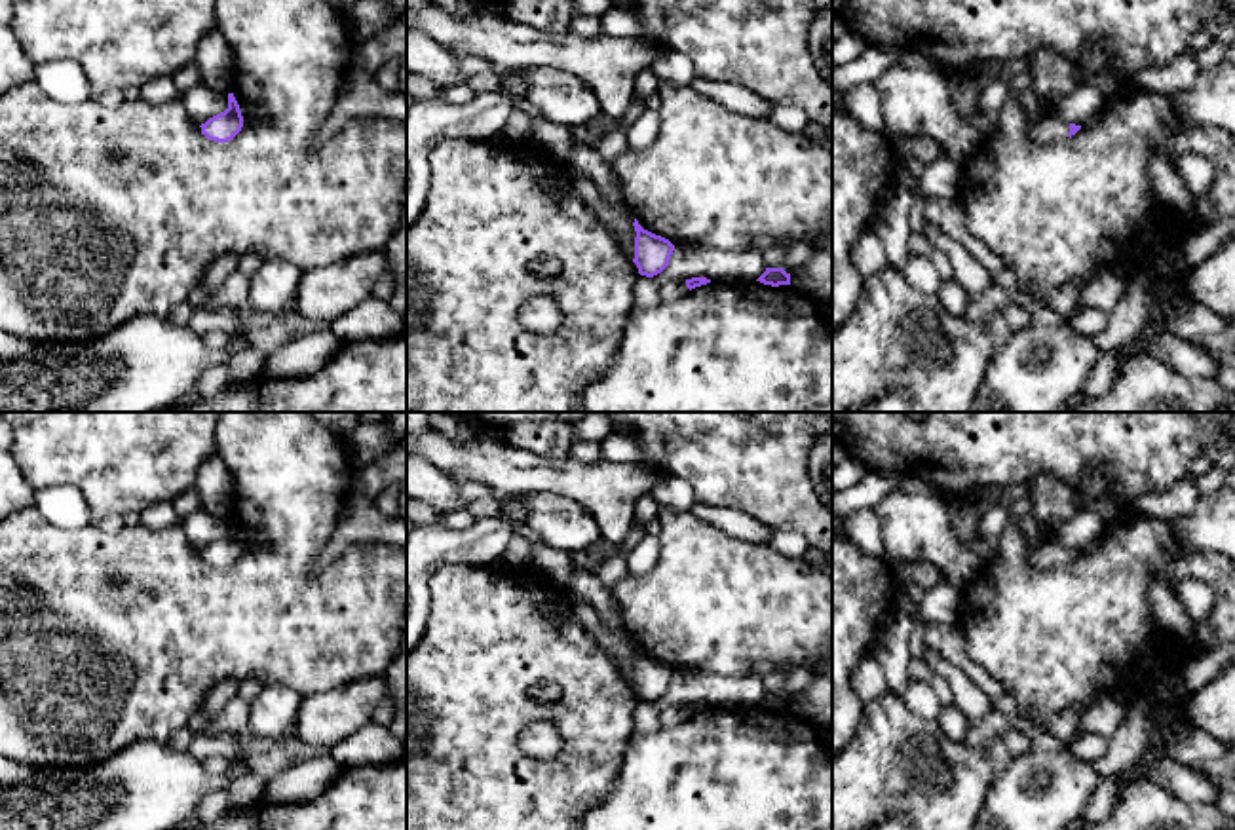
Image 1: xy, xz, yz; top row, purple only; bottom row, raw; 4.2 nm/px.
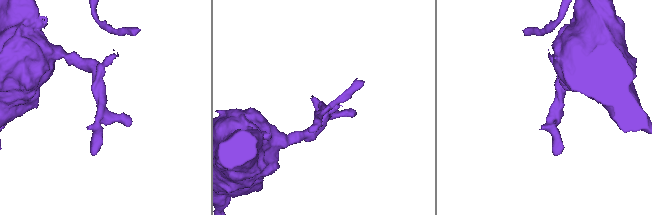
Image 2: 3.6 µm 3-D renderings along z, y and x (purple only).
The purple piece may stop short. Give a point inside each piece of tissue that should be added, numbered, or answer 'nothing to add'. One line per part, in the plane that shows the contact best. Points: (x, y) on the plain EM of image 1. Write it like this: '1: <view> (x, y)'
1: yz (1045, 553)

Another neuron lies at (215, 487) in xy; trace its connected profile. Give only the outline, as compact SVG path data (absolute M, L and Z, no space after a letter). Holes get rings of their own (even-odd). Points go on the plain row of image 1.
M217 454L201 463L194 492L200 496L203 511L226 519L234 513L236 482Z

